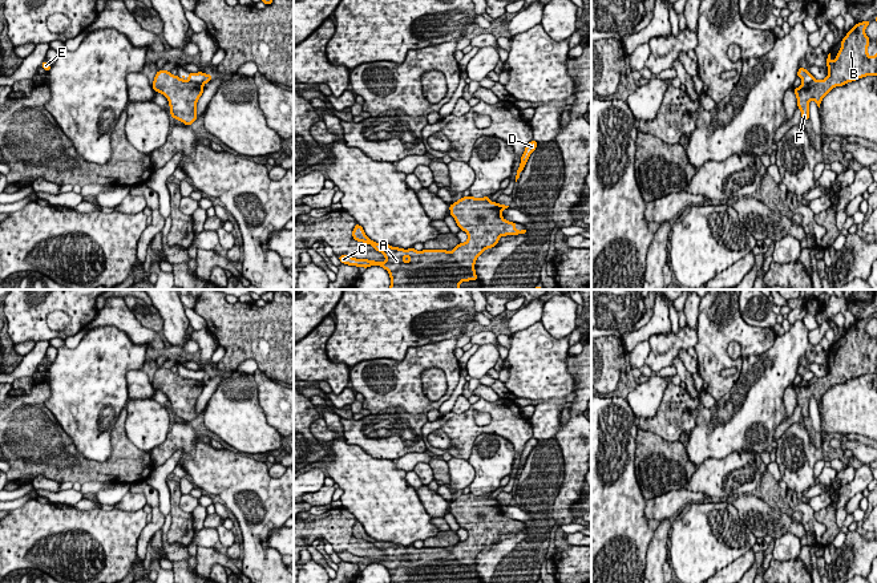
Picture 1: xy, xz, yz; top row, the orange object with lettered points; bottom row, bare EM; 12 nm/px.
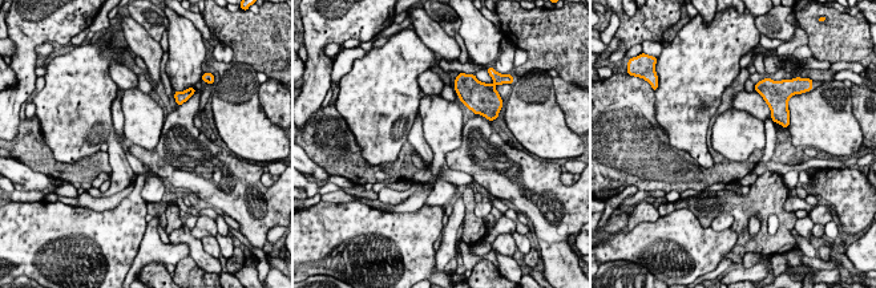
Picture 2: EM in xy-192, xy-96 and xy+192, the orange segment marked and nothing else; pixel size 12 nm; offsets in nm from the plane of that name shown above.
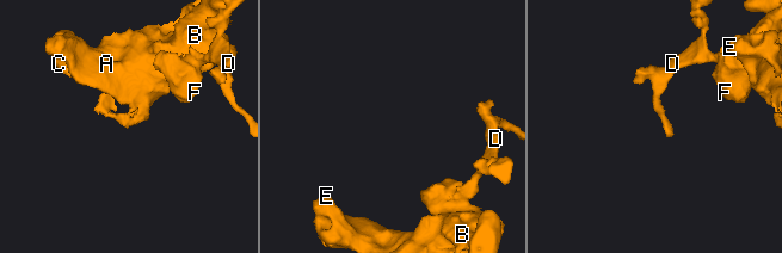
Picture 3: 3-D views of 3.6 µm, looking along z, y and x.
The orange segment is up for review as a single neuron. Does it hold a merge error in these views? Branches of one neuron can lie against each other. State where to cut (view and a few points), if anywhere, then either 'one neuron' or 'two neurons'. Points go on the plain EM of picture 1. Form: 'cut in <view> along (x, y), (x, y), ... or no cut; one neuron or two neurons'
cut in xy along (189, 377), (202, 383); two neurons

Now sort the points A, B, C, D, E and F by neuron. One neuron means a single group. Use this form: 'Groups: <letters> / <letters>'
Groups: A B C E F / D

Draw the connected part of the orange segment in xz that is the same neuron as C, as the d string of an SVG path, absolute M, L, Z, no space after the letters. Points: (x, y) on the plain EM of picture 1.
M472 493L462 494L456 501L449 503L450 514L454 515L460 527L468 531L465 541L458 541L452 550L448 547L423 547L416 548L413 544L404 547L392 544L389 542L375 541L371 538L363 525L356 521L352 534L357 539L371 542L376 548L381 550L385 559L375 559L368 556L356 556L349 552L338 554L343 562L368 566L371 563L380 563L388 568L391 583L460 583L461 579L478 578L474 567L476 556L488 546L498 542L504 533L520 533L526 527L516 527L514 519L505 518L500 507L496 507L496 499L490 494L474 495Z

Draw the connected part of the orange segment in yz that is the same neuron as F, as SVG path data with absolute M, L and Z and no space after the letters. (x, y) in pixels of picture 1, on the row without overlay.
M870 317L856 321L846 333L841 337L841 345L834 356L830 359L830 351L827 355L828 373L824 377L813 377L811 381L801 381L795 385L795 392L797 396L797 405L801 408L803 418L809 417L809 400L813 396L820 405L821 397L836 384L842 384L848 380L856 378L866 373L877 372L877 351L873 355L868 352L869 335L865 332L865 327Z

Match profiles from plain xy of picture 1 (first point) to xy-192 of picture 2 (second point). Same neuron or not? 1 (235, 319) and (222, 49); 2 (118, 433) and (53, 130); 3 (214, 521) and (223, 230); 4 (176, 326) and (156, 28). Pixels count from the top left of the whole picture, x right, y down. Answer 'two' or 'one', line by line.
1: two
2: two
3: two
4: two

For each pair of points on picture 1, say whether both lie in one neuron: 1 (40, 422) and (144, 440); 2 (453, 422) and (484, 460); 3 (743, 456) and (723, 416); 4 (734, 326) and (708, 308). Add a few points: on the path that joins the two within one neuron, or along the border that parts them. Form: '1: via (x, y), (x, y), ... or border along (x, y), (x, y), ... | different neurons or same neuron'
1: border along (122, 426), (126, 437), (137, 448), (149, 453) | different neurons
2: border along (502, 436), (492, 433), (480, 434), (467, 460) | different neurons
3: border along (755, 453), (735, 450), (722, 458), (710, 458) | different neurons
4: via (727, 323), (715, 315) | same neuron

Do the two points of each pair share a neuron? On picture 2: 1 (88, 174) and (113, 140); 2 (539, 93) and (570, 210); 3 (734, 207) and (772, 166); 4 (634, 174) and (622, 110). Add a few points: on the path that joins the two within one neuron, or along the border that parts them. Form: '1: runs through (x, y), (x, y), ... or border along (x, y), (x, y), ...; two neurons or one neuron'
1: border along (107, 151), (110, 167), (109, 174); two neurons
2: border along (527, 150), (552, 161); two neurons
3: border along (758, 174), (775, 171), (782, 177); two neurons
4: runs through (634, 158), (634, 154), (622, 142), (622, 126); one neuron

